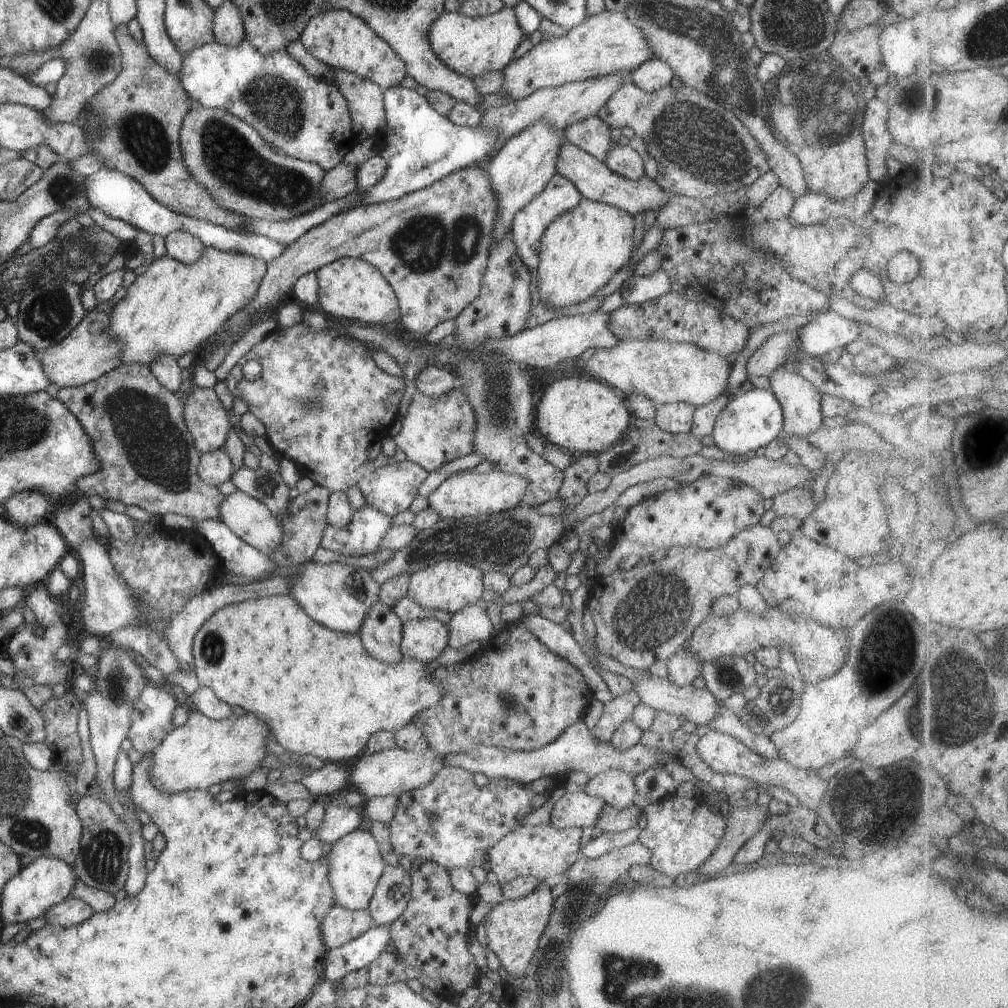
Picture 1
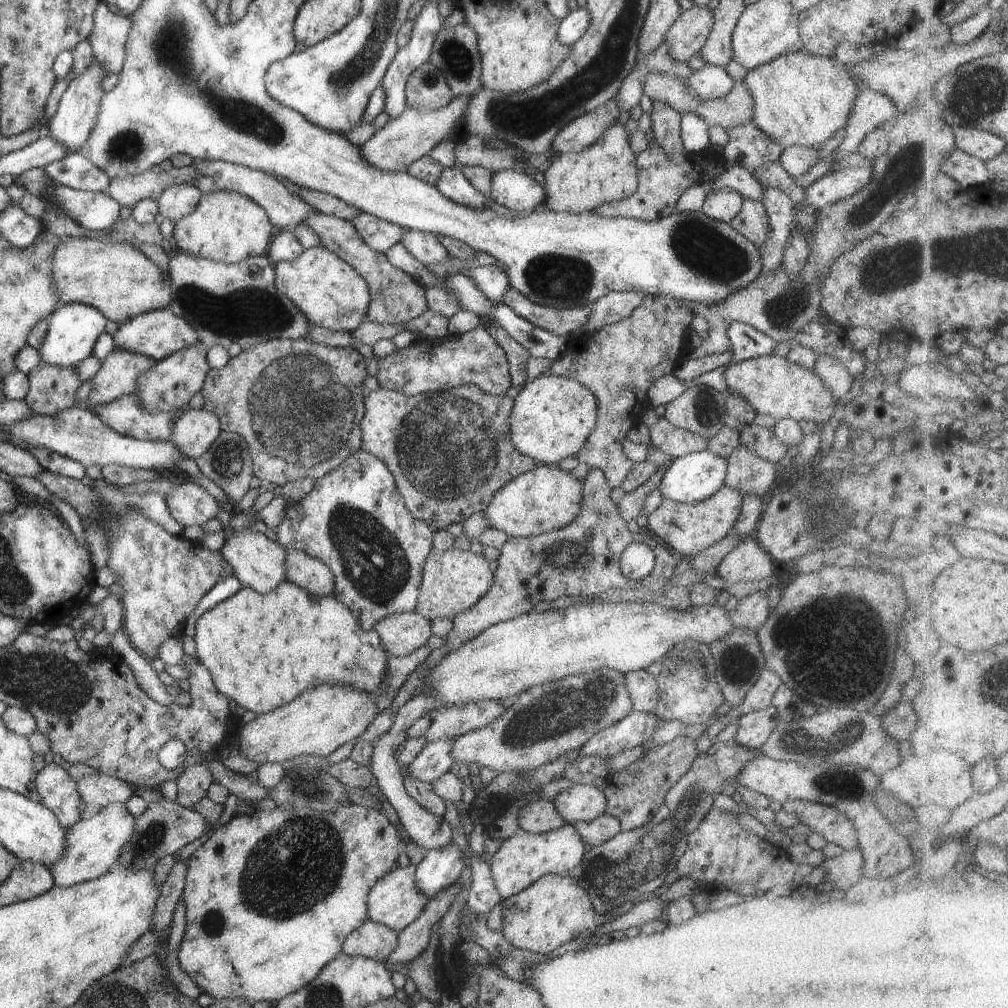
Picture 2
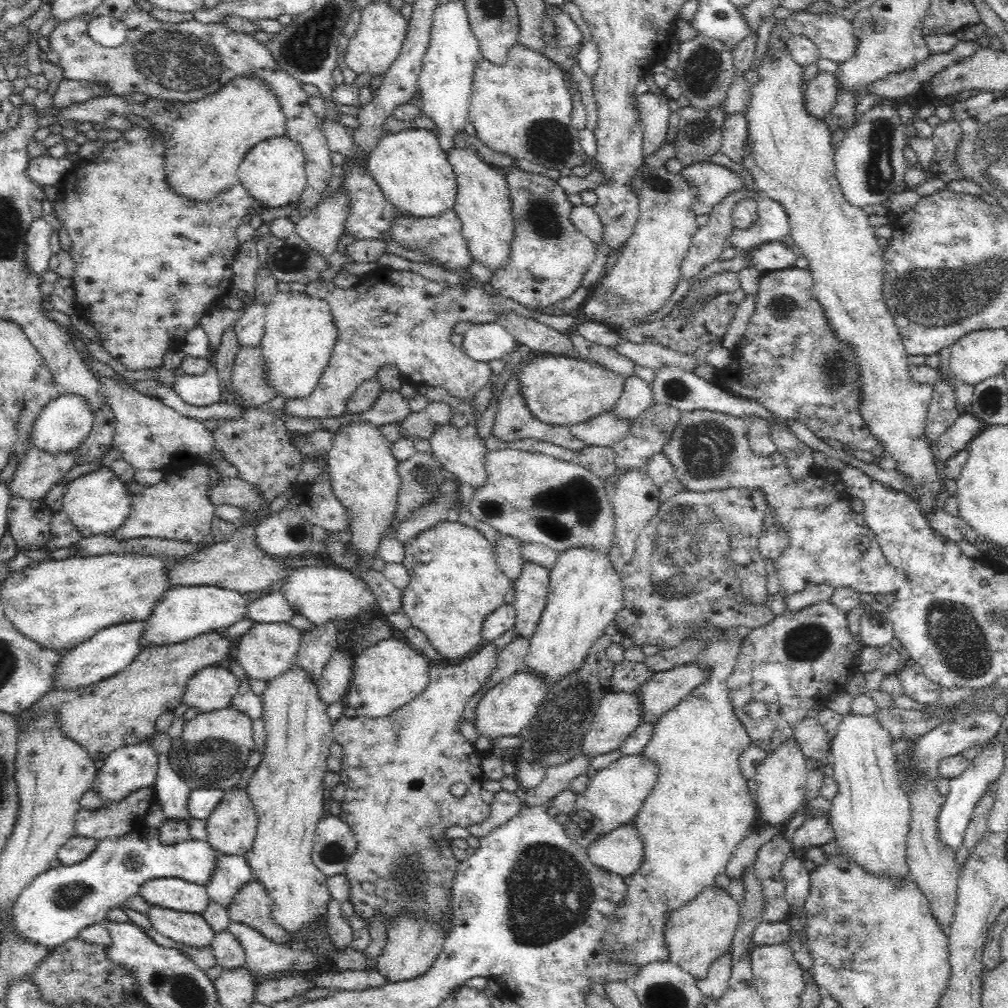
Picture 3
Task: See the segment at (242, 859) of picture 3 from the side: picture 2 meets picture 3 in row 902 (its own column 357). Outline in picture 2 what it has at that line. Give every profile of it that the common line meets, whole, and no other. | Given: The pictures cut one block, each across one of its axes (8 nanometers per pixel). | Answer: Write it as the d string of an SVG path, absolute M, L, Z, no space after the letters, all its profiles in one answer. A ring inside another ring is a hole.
M360 212L351 224L368 246L380 253L385 253L400 243L404 234L404 230L398 224L388 223L364 212Z

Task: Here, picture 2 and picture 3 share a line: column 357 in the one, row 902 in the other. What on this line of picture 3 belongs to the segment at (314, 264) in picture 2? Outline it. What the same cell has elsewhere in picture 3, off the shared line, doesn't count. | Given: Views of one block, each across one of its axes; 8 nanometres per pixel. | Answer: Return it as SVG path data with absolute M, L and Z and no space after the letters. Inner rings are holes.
M292 664L292 669L288 670L288 673L281 675L279 678L272 680L272 682L266 682L265 690L260 696L260 700L263 704L263 717L260 718L264 721L264 729L266 729L266 740L264 740L264 752L262 756L262 760L260 760L260 764L256 766L249 783L247 784L247 793L255 806L255 811L259 820L257 826L257 834L255 836L254 844L252 848L245 854L248 866L251 868L252 873L254 873L254 880L256 880L264 889L266 889L266 895L270 897L270 901L272 901L272 919L274 919L274 923L280 926L282 931L285 931L288 934L290 939L294 939L298 932L304 931L309 925L314 923L314 930L310 933L310 938L306 938L306 942L302 942L299 945L300 949L312 949L312 951L316 951L316 957L318 957L318 963L316 967L320 967L320 970L323 972L346 972L346 970L377 970L376 962L373 962L370 965L366 965L366 956L364 952L358 952L351 948L346 948L346 950L337 950L334 947L334 944L331 942L330 936L327 930L327 916L325 913L327 912L328 902L331 900L330 892L327 888L327 880L329 879L323 873L320 873L318 867L313 863L311 859L311 852L314 846L315 832L317 824L324 818L324 774L328 770L326 767L326 758L330 756L330 746L334 742L333 734L332 734L332 725L333 723L330 720L330 717L327 715L327 706L328 704L324 704L319 697L317 683L314 681L310 681L308 679L308 675L302 671L302 669L298 669L297 664Z

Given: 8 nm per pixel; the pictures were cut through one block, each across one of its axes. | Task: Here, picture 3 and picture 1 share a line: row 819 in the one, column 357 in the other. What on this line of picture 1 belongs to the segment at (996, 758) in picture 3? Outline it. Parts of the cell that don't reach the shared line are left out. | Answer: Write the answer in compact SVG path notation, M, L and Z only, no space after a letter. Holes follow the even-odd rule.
M390 924L373 925L358 938L327 951L323 978L341 980L350 972L367 967L386 948L389 938Z

